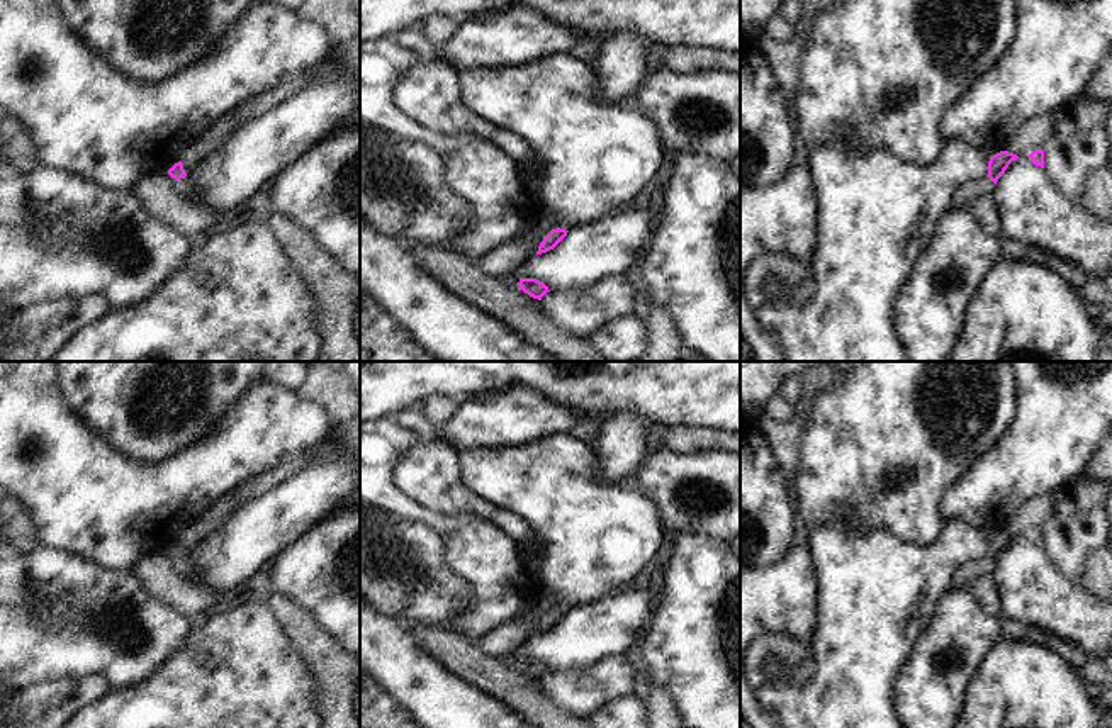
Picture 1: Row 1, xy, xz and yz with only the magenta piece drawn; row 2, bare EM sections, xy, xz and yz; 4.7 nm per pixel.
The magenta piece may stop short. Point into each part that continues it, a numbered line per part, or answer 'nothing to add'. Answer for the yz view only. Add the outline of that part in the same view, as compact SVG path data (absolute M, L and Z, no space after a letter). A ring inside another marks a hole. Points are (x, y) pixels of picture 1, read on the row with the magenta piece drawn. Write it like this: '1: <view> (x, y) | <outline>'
1: yz (963, 199) | M988 176L969 180L951 197L951 209L971 210L978 197L993 193L995 183Z

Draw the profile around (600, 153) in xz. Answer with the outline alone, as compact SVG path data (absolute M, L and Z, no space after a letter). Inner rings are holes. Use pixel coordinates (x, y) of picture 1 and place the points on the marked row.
M564 53L521 66L477 66L463 71L462 78L463 98L475 112L528 139L550 163L550 170L542 178L542 197L557 226L576 229L615 214L621 202L633 199L643 188L660 165L662 153L654 124L626 104L603 98L591 59L577 59Z

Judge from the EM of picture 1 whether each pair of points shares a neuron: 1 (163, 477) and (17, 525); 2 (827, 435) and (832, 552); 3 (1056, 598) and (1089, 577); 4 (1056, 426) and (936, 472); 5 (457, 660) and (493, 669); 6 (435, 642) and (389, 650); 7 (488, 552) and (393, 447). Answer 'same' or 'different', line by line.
1: different
2: different
3: different
4: different
5: same
6: different
7: same

